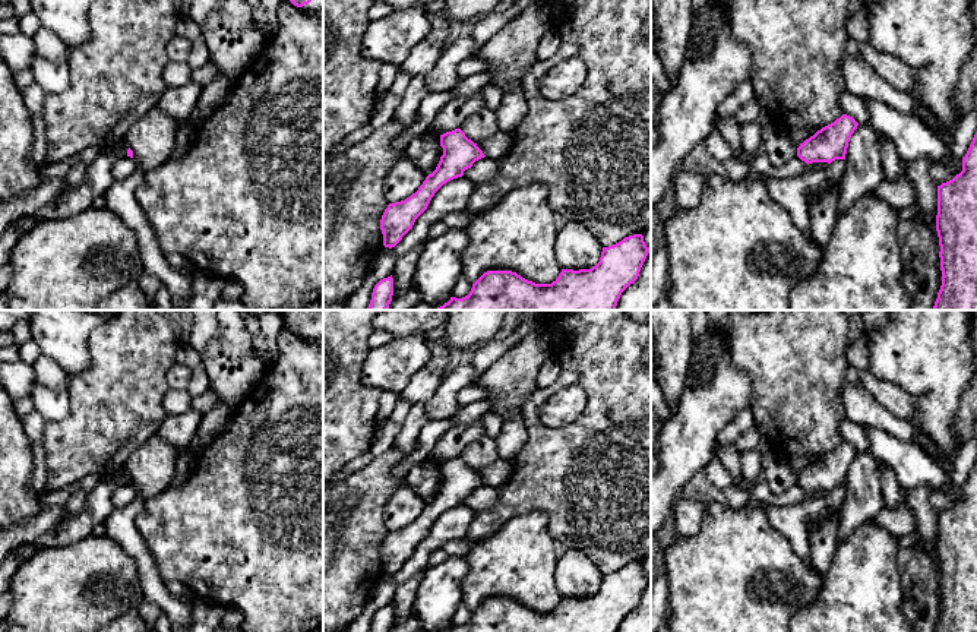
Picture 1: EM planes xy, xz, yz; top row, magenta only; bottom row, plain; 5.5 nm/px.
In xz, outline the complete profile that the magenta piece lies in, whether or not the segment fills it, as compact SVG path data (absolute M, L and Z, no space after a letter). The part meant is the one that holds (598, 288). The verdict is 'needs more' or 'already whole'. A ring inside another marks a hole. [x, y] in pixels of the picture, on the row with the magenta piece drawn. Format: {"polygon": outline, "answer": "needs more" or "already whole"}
{"polygon": "M633 234L603 247L600 262L591 269L562 269L551 284L535 284L512 271L487 271L468 296L450 297L434 310L616 310L622 293L638 279L649 252L644 236Z", "answer": "already whole"}

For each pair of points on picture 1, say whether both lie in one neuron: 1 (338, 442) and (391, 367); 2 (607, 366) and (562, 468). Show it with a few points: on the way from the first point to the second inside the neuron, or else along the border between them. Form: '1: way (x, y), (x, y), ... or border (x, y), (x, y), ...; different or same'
1: border (367, 354), (363, 363), (361, 382), (382, 391); different
2: way (607, 391), (607, 405), (601, 417), (575, 444); same

